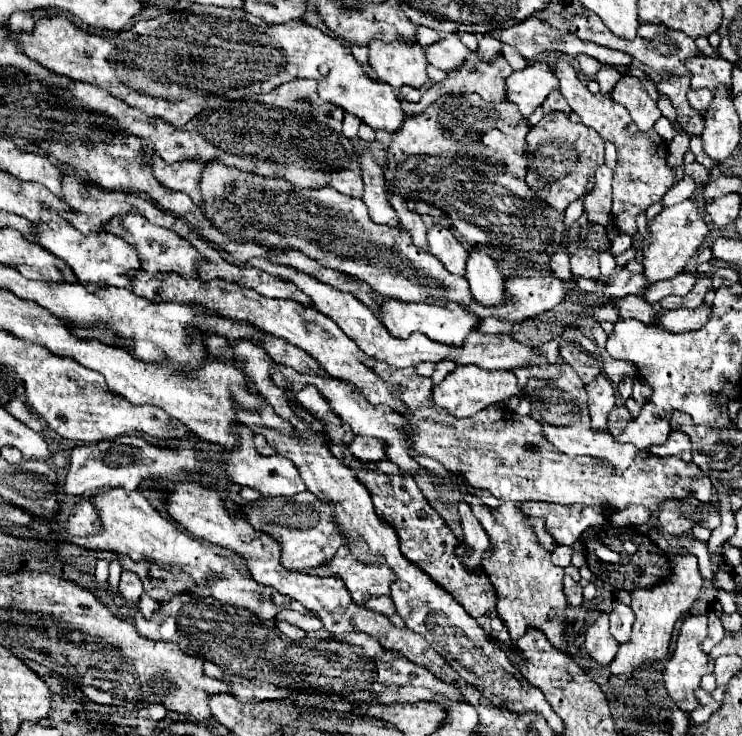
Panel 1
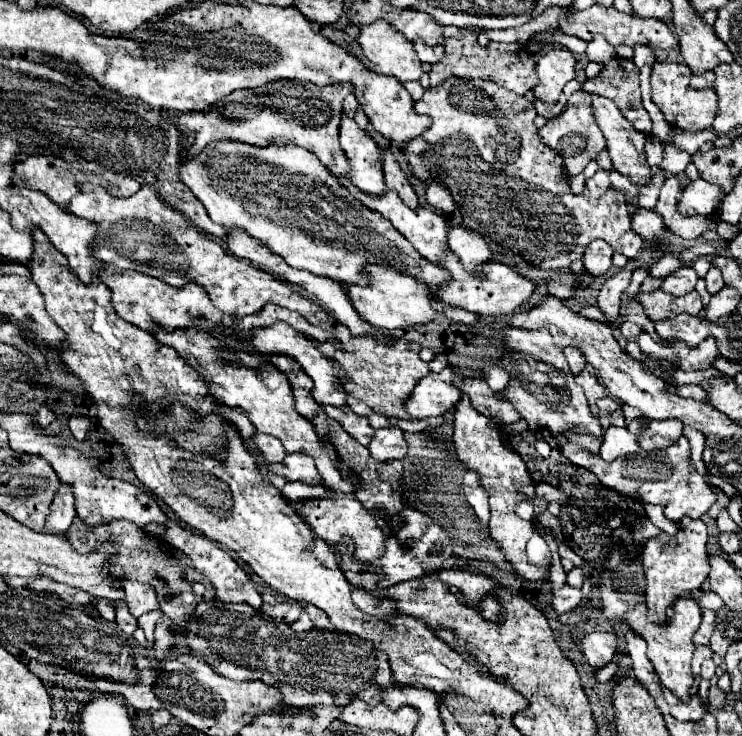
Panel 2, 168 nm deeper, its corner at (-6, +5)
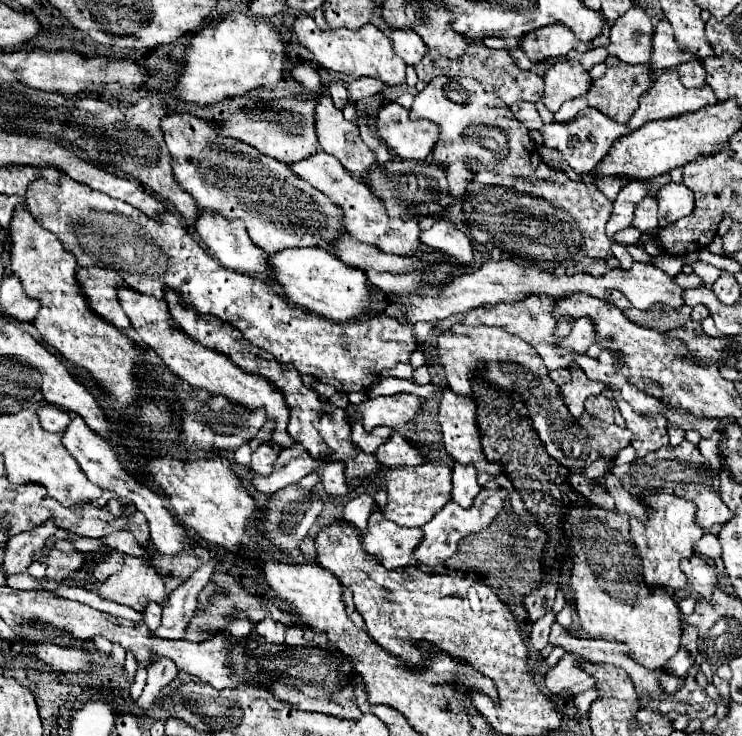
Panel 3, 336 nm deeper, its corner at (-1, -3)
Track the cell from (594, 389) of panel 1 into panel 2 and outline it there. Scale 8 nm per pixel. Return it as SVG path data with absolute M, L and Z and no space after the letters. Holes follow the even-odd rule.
M586 366L576 376L576 382L584 388L584 392L586 392L586 396L590 396L590 400L606 396L606 386L600 382L600 378L596 376L596 370L592 370L592 366Z

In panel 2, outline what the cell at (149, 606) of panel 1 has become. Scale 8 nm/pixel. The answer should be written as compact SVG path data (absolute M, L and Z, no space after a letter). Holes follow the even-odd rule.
M160 609L143 614L140 618L137 619L138 626L143 629L146 639L147 646L152 647L154 645L154 631L156 621L163 616L163 613Z

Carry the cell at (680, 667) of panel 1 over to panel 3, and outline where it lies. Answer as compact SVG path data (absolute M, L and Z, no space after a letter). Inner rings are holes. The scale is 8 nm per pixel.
M577 506L571 508L563 518L563 532L567 536L567 550L573 562L567 586L571 588L571 600L575 604L581 628L591 638L617 640L633 648L635 660L649 668L659 670L679 648L681 634L681 612L675 600L661 586L647 586L643 580L641 556L629 536L629 516L623 512L609 512L597 506Z

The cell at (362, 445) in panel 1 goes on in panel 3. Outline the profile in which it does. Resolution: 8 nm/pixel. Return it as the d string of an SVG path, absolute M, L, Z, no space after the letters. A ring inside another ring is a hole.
M395 432L395 436L391 436L383 446L379 446L375 458L385 464L385 466L419 466L419 464L427 464L427 456L423 456L405 436L401 436L399 432Z

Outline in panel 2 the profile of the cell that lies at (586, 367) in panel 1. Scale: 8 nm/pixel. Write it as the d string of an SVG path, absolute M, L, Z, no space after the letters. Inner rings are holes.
M566 346L566 348L564 348L564 356L566 356L566 360L568 360L568 366L570 366L572 374L580 374L580 372L586 368L586 358L584 358L584 354L582 354L578 348Z

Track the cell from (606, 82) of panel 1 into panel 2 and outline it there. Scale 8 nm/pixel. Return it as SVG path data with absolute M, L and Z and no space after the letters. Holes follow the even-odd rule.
M592 38L592 42L588 42L588 48L586 48L586 58L592 62L604 64L604 62L610 62L612 58L616 58L616 50L606 40Z

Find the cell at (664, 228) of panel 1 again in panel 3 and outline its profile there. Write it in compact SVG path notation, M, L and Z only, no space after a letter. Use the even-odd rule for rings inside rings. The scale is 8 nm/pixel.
M633 226L621 230L621 232L617 232L617 234L613 236L613 240L619 242L619 244L633 244L633 242L637 242L639 238L641 238L641 232L639 232L637 228L633 228Z

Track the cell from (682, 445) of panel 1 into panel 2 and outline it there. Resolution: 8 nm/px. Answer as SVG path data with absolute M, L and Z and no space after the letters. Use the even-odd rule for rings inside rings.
M648 420L648 428L640 434L640 446L644 450L664 450L678 442L682 436L682 422L676 420Z

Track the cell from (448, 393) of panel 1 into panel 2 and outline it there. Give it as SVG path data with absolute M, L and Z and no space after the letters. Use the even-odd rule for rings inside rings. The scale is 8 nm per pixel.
M454 366L444 368L440 374L430 372L422 382L418 382L412 398L408 400L408 414L412 418L430 418L440 416L454 408L460 398L462 390L454 386L454 380L486 380L484 376L464 376Z

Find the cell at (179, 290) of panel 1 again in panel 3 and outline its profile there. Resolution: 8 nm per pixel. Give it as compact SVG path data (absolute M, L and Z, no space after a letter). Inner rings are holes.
M77 268L75 278L81 286L81 292L91 306L91 310L105 318L115 328L127 330L131 328L131 322L127 322L127 316L123 314L123 308L119 306L115 286L123 286L125 282L113 272L105 268Z

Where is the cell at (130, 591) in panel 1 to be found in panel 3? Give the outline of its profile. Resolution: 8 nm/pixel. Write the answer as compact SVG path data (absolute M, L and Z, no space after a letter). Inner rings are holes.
M147 606L145 612L143 612L143 622L151 628L151 630L157 630L159 624L161 624L161 606Z

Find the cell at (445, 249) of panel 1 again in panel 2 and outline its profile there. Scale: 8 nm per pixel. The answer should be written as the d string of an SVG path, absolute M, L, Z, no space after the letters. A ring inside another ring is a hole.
M338 178L338 180L340 180L352 194L356 194L354 198L360 198L360 202L364 202L364 206L368 206L370 210L376 210L376 212L380 212L384 218L388 218L388 220L392 222L392 226L394 226L424 258L428 258L430 262L438 264L438 262L442 260L442 256L450 252L450 248L448 248L448 222L446 222L444 216L436 214L436 212L430 210L430 208L410 210L410 208L400 200L400 196L398 196L396 192L392 192L392 190L388 190L386 194L382 194L382 196L378 196L378 198L372 198L372 196L366 196L364 192L356 190L356 188L352 186L352 182L348 182L346 178Z

